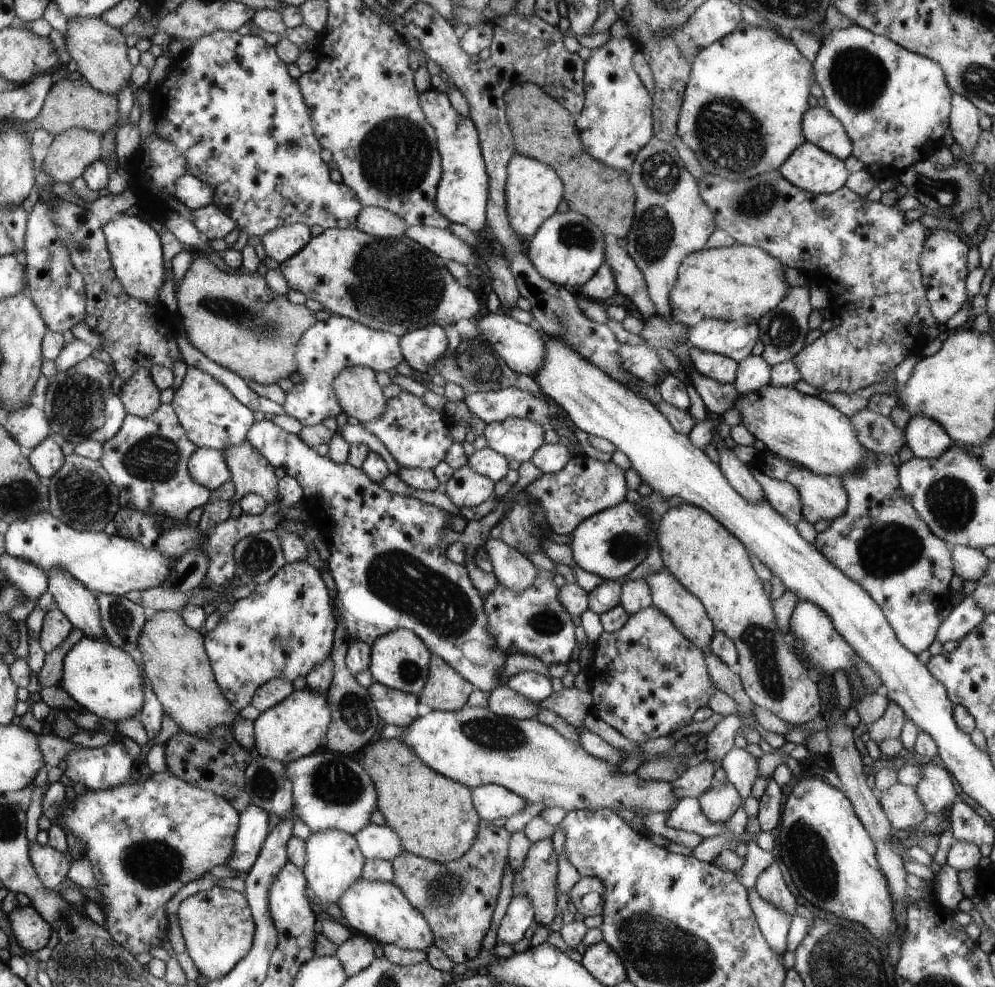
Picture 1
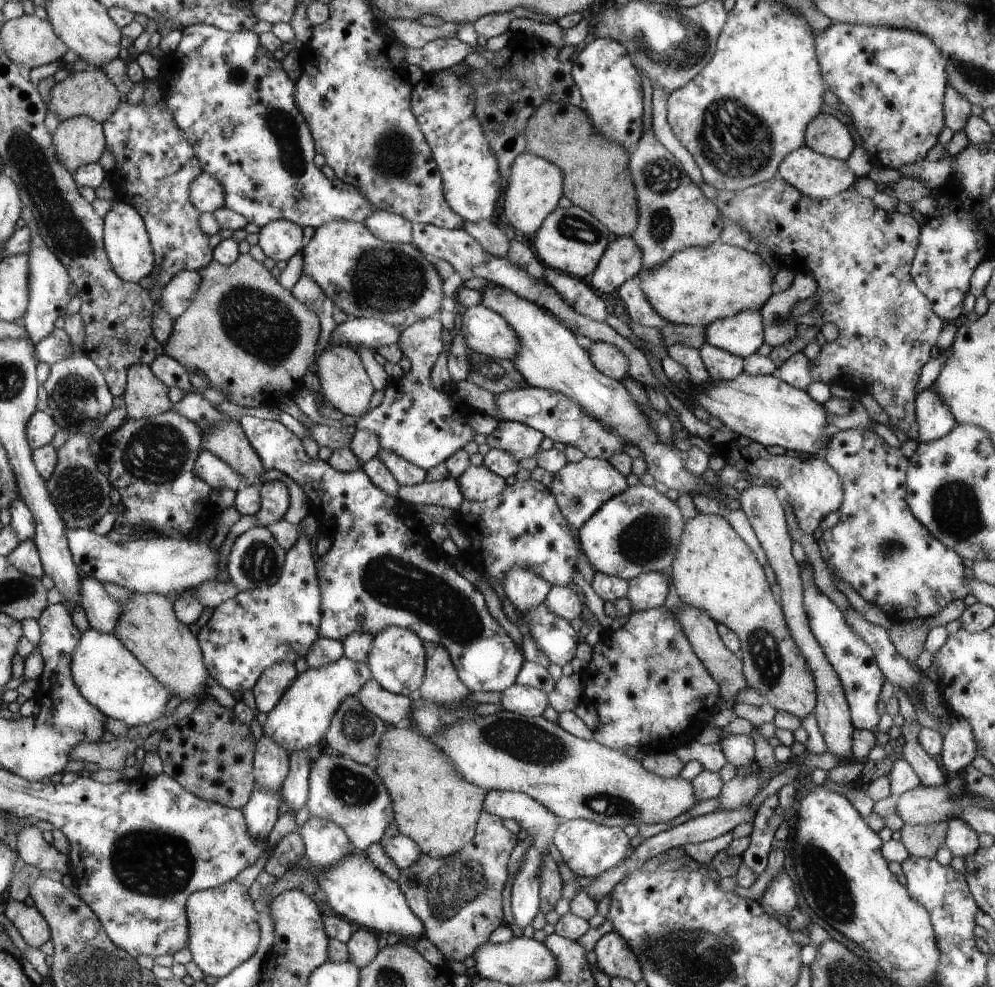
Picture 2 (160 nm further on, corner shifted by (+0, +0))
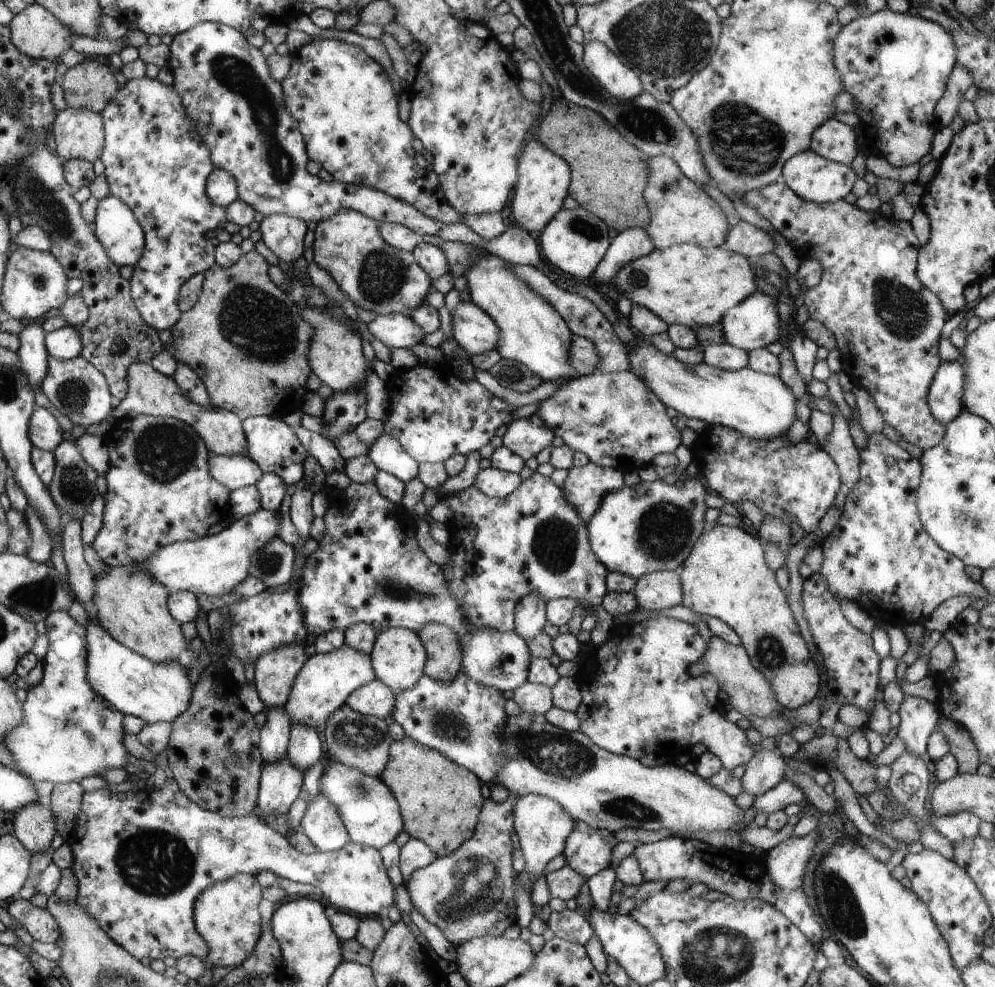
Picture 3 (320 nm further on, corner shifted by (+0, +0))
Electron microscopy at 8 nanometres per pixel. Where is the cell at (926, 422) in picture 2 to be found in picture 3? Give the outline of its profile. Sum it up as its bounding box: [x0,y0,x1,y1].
[927,361,965,425]

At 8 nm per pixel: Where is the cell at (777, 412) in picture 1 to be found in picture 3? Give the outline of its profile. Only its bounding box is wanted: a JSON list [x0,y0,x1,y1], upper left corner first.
[624,334,796,439]

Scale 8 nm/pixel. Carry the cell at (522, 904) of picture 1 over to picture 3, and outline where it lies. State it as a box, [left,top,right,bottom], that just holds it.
[515,794,576,881]

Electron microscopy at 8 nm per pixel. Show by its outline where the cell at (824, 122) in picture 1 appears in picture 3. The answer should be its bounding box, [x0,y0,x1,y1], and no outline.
[811,117,858,166]

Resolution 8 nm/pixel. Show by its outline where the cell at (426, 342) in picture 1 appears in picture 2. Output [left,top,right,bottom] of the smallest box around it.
[355,315,476,470]

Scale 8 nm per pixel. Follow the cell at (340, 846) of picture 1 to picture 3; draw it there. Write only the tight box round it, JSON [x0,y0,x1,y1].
[300,793,351,853]

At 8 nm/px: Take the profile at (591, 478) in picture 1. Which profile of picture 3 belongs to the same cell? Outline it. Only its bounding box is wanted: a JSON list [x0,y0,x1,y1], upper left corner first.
[562,463,624,521]

